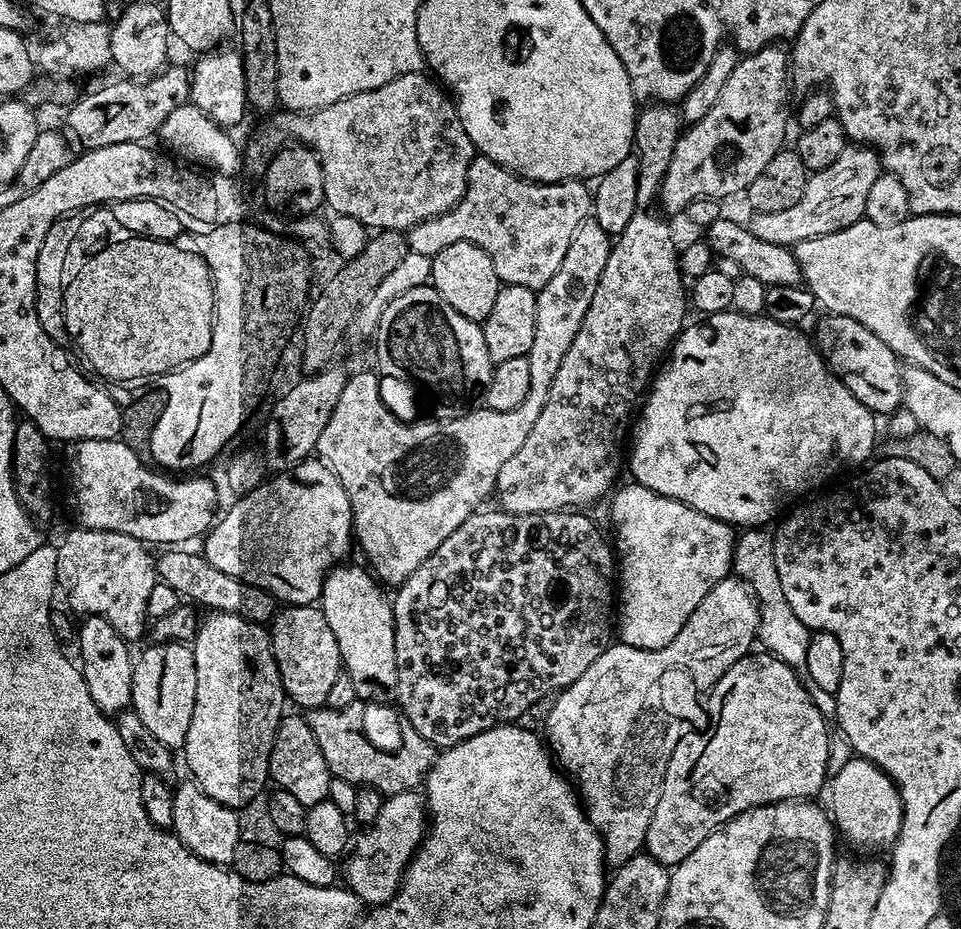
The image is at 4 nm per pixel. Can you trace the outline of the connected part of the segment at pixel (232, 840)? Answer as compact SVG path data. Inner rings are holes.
M188 778L185 784L176 784L172 797L174 798L174 822L170 831L194 854L212 864L231 865L234 850L242 839L240 833L241 813L234 808L227 808L222 802L210 798L210 794L202 791L196 781Z

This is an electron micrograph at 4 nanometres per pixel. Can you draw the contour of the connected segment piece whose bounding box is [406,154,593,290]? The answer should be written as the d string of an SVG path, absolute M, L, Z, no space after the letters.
M478 154L470 162L462 199L450 210L407 229L408 247L418 254L434 257L438 250L446 250L446 246L454 246L454 242L470 242L490 254L490 262L494 262L494 274L498 274L501 285L513 284L539 290L546 286L546 282L550 282L550 278L554 278L562 266L562 258L566 258L566 250L570 250L570 238L574 238L576 227L583 220L589 219L593 189L586 185L584 180L539 184L536 180L526 180L509 168L503 168L490 158Z

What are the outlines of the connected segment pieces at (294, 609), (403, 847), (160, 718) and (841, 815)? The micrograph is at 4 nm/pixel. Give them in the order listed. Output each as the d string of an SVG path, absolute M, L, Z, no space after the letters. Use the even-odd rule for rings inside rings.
M306 604L281 607L270 621L270 635L285 697L291 703L293 700L294 703L301 704L301 709L304 710L325 707L328 703L330 689L334 687L334 678L338 678L342 674L342 665L338 642L334 638L334 630L330 630L323 612L320 611L319 607Z
M401 790L398 794L387 797L372 824L360 830L362 832L357 836L355 833L343 857L343 883L365 905L379 906L394 898L412 855L424 840L429 815L425 797L419 791L416 792Z
M184 642L150 643L148 649L131 665L131 711L142 718L150 734L158 742L173 750L183 749L186 730L190 730L190 718L194 718L194 694L198 694L198 674L194 670L194 654Z
M854 758L831 777L832 823L839 835L860 854L887 853L896 844L902 826L904 807L896 784L878 766L868 760Z

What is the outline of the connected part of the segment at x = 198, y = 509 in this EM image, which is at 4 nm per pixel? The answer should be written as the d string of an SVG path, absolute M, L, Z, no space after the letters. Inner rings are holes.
M119 438L77 440L71 448L72 453L68 456L68 472L72 475L72 496L76 499L76 516L80 519L77 520L79 527L130 534L130 538L142 540L148 546L153 546L152 544L184 546L187 545L187 540L192 540L195 536L203 537L212 527L214 523L212 511L216 508L216 488L210 481L203 480L200 474L177 478L155 467L154 469L147 468L140 461L141 453Z

